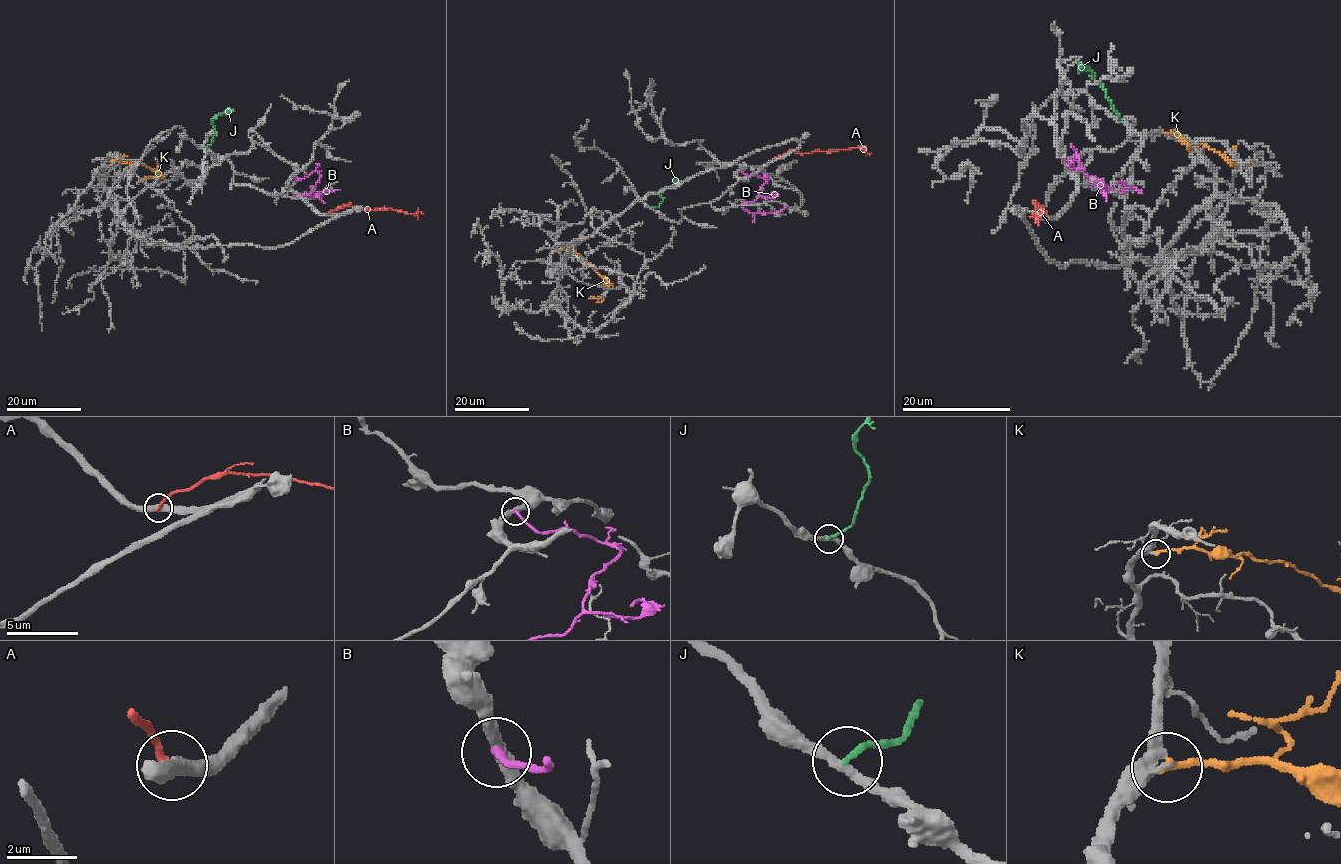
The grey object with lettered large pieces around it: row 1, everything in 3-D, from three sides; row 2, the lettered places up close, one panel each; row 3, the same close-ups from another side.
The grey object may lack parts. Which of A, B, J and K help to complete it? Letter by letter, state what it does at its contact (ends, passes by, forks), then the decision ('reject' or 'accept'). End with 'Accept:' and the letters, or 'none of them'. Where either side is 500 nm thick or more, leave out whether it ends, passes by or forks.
A: it ends there; reject
B: it ends there; reject
J: it ends there; reject
K: it ends there; reject
Accept: none of them

